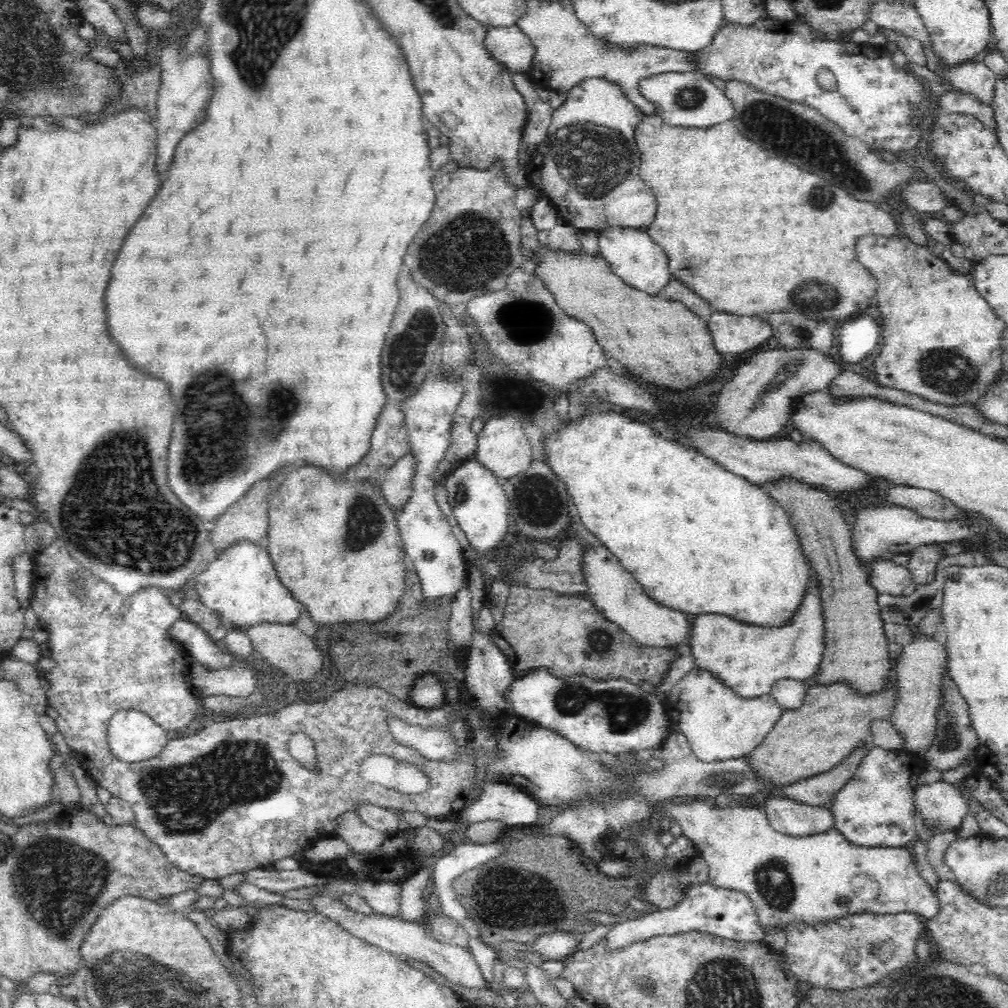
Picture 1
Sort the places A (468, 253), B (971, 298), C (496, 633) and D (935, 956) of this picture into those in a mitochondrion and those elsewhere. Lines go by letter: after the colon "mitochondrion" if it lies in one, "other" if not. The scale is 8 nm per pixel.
A: mitochondrion
B: other
C: other
D: other

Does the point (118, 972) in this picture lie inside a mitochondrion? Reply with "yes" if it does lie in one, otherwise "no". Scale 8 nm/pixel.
yes

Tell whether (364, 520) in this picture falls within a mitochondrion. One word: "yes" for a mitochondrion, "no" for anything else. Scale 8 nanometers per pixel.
yes

